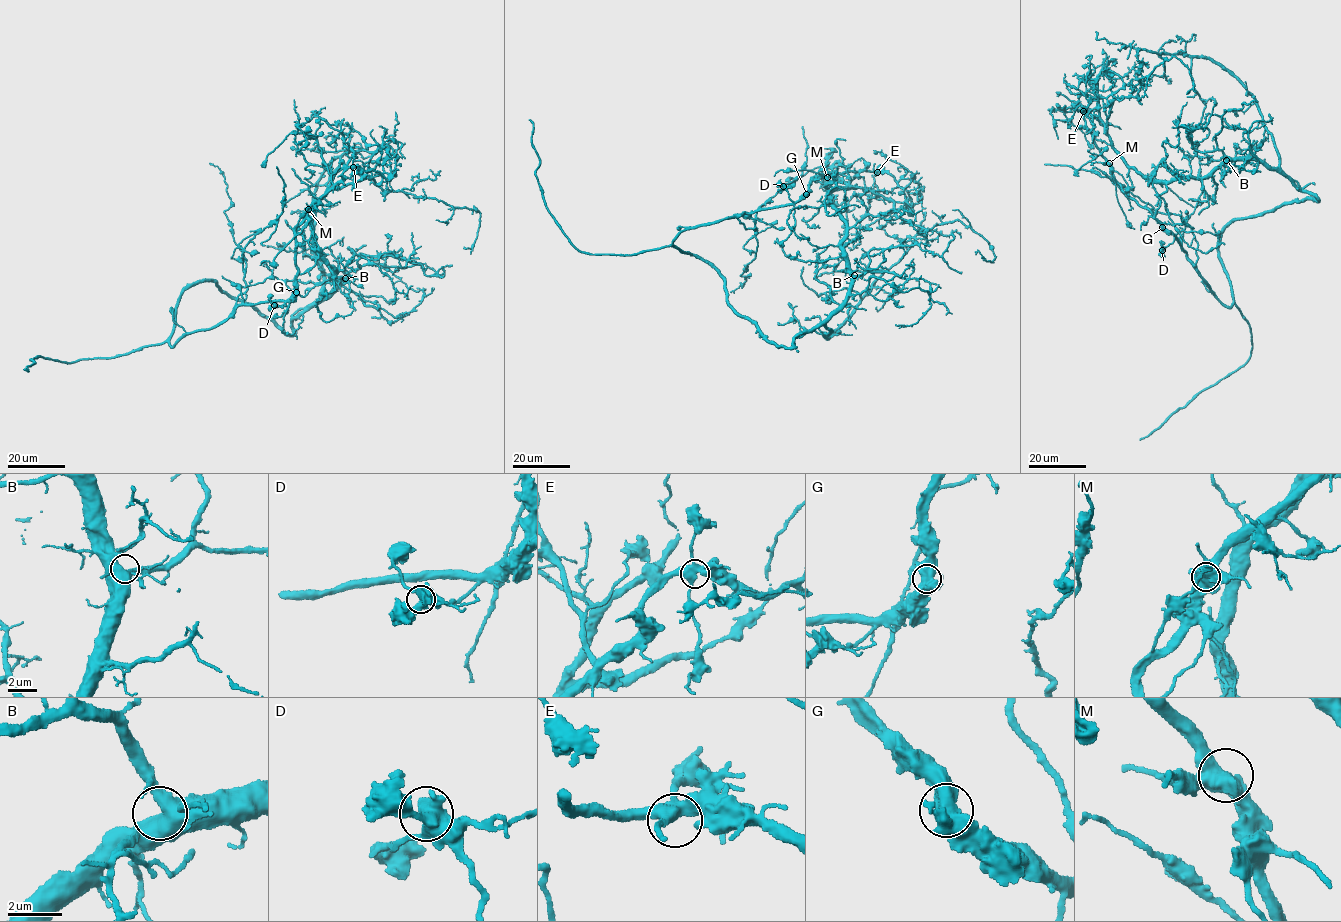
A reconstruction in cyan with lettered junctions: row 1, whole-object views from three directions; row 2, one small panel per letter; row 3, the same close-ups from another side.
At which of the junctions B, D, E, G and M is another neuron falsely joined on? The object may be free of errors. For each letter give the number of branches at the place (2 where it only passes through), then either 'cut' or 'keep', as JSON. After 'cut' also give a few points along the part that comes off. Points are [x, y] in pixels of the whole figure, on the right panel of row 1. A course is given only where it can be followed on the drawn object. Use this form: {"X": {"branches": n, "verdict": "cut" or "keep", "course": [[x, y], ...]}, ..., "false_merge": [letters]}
{"B": {"branches": 4, "verdict": "keep"}, "D": {"branches": 3, "verdict": "keep"}, "E": {"branches": 4, "verdict": "keep"}, "G": {"branches": 4, "verdict": "keep"}, "M": {"branches": 4, "verdict": "keep"}, "false_merge": []}

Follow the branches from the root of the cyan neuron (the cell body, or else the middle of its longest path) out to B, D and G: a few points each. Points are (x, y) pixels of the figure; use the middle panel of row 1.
B: (758, 329), (769, 341), (793, 348), (795, 337), (809, 331), (845, 301), (854, 275)
D: (758, 329), (731, 306), (725, 279), (714, 267), (683, 252), (673, 242), (684, 230), (791, 205), (783, 186)
G: (758, 329), (731, 306), (725, 279), (714, 267), (683, 252), (673, 242), (684, 230), (793, 205), (806, 194)

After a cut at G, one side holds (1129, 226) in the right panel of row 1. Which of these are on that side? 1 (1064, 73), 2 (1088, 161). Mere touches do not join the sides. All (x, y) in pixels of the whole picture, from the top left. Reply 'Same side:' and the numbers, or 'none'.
Same side: 1, 2

